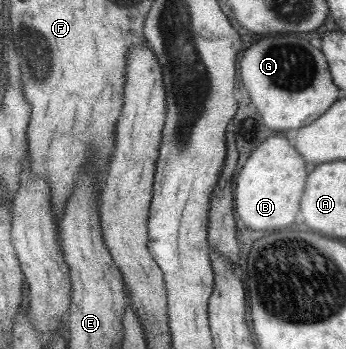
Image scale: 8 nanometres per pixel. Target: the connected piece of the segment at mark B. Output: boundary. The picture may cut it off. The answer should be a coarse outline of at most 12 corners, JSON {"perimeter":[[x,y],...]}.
{"perimeter":[[283,137],[235,179],[235,213],[255,231],[291,225],[307,177]]}

